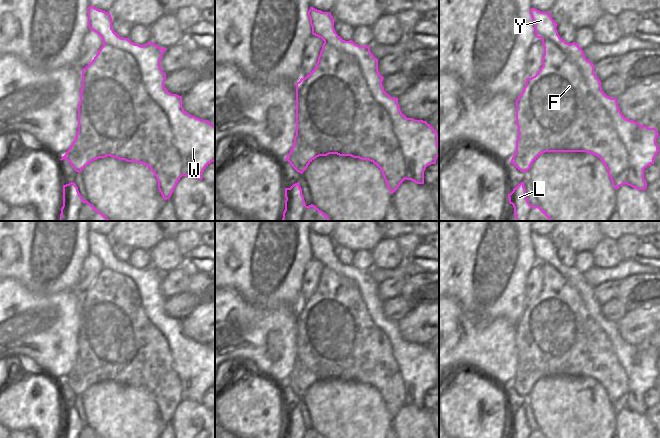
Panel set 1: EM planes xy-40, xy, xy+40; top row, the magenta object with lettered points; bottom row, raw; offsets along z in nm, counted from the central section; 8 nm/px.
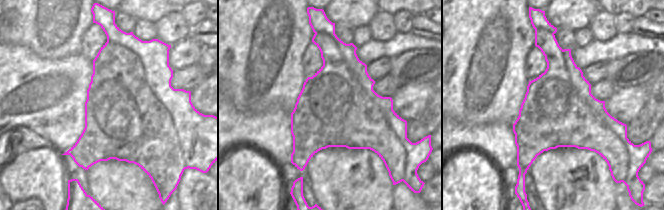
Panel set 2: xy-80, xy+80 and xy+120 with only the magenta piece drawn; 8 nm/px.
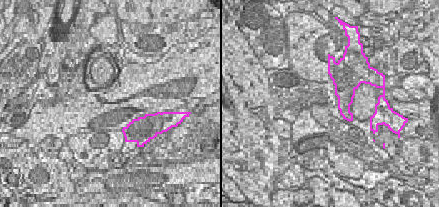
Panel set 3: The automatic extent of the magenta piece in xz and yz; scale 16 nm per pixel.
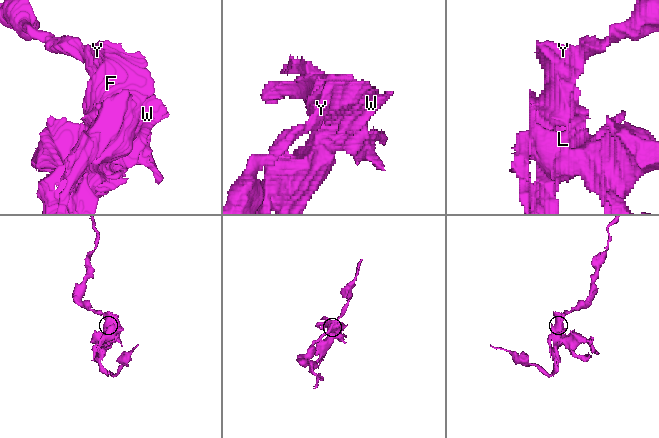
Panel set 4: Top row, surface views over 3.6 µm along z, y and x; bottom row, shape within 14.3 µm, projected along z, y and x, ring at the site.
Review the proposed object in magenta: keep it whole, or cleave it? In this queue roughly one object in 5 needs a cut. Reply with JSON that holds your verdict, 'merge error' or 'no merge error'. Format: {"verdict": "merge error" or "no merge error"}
{"verdict": "merge error"}

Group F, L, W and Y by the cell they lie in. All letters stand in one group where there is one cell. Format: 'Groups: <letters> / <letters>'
Groups: F / L W Y.

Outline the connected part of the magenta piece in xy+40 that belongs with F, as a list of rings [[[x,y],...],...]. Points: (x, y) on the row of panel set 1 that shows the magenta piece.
[[[542,40],[544,55],[538,73],[526,78],[526,85],[516,100],[518,139],[511,163],[521,172],[527,172],[532,163],[545,152],[587,152],[597,156],[605,165],[612,185],[617,190],[628,180],[628,152],[620,140],[604,106],[589,90],[576,64],[552,41]]]

